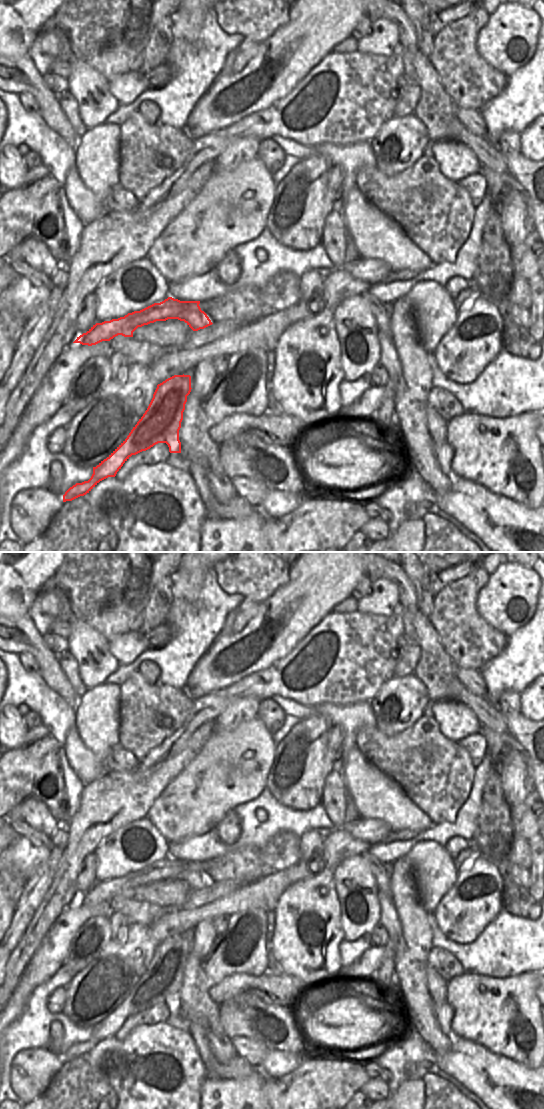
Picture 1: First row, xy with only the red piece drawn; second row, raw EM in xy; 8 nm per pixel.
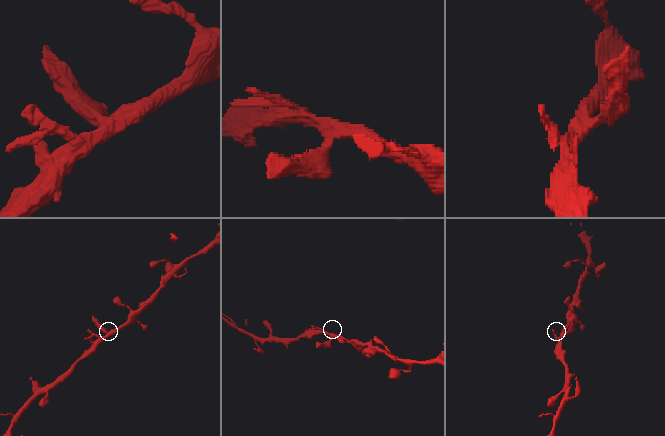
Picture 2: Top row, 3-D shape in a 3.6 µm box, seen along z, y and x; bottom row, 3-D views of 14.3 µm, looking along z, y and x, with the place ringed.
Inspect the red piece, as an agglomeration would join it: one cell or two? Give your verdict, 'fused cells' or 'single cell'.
single cell

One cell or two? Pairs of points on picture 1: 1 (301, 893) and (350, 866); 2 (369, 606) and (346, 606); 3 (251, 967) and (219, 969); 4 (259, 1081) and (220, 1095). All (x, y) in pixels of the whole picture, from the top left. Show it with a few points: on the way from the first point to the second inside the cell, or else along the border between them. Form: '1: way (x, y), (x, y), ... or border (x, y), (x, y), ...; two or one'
1: border (332, 869), (332, 879), (337, 899); two
2: border (356, 601), (357, 610); two
3: way (243, 967), (227, 967); one
4: way (249, 1089), (243, 1095), (230, 1095); one

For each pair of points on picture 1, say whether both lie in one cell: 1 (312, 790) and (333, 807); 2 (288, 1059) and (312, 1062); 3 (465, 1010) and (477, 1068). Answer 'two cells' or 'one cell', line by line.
1: two cells
2: two cells
3: two cells

